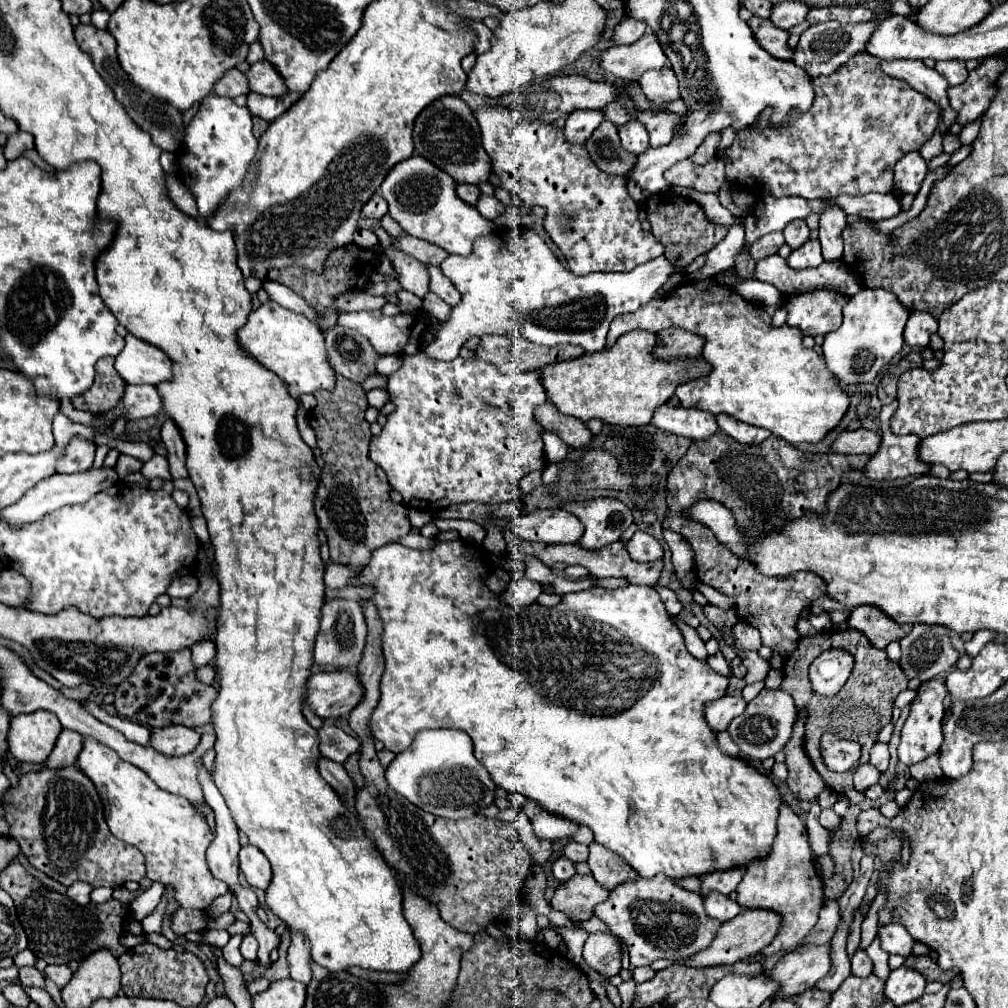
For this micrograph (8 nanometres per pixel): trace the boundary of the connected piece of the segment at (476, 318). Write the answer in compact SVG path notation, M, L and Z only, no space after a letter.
M534 230L506 238L500 234L478 238L470 256L446 256L440 268L458 288L462 300L452 308L450 320L442 322L434 342L422 348L428 358L436 360L454 360L468 338L484 334L520 336L544 346L576 344L586 352L598 352L606 346L612 318L648 304L674 272L672 264L660 256L636 266L632 272L576 276Z

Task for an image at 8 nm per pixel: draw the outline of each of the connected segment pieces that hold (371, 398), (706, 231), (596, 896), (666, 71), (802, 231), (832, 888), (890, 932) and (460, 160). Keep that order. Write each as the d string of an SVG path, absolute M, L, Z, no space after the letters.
M376 388L376 390L370 390L368 392L368 404L374 406L374 408L378 408L378 410L384 406L386 400L388 400L388 392L386 390L378 390Z
M662 192L662 194L652 194L646 202L644 202L644 212L646 218L652 224L652 234L656 234L654 238L658 242L662 242L662 246L666 248L664 256L676 266L678 272L684 272L684 268L700 254L712 250L720 240L724 240L724 236L728 234L726 226L714 224L708 220L704 208L700 204L696 204L690 198L678 196L674 192Z
M576 874L568 882L560 884L550 906L572 920L590 920L594 916L594 906L606 898L608 892L592 876Z
M664 66L660 70L648 70L638 80L638 84L648 98L652 112L664 112L670 102L680 98L680 84L676 80L676 72L672 72L670 66Z
M796 220L796 222L790 222L786 228L784 228L784 238L786 238L786 244L794 250L794 248L800 248L808 238L810 238L810 228L806 226L804 220Z
M834 876L834 878L830 878L828 882L824 882L824 890L826 890L826 892L834 892L834 898L838 898L840 892L846 890L846 884L842 882L840 876Z
M900 924L878 926L878 938L880 938L882 950L886 950L888 954L900 954L904 958L912 952L912 946L914 946L914 938Z
M442 96L420 112L414 124L414 146L420 156L448 172L458 184L482 184L492 174L492 162L482 148L480 128L468 104L460 96Z

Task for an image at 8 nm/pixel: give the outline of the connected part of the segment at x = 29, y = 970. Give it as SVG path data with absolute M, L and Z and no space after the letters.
M18 966L20 982L26 986L40 986L44 988L44 974L38 972L34 966Z

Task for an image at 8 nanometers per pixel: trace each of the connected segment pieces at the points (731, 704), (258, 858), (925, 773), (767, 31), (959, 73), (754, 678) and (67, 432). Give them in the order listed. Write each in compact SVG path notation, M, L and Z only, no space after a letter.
M726 694L720 700L708 702L708 706L704 710L706 722L714 732L722 732L736 716L740 716L744 712L744 708L746 708L746 702L742 698Z
M242 846L240 850L240 870L244 872L250 886L266 890L272 878L268 858L256 846Z
M932 754L928 758L924 758L924 762L918 762L914 766L910 766L910 776L916 780L936 780L938 778L938 756L940 754Z
M752 16L748 20L748 26L752 28L756 42L768 54L772 54L774 58L780 58L780 60L792 60L792 50L788 50L788 44L786 44L790 34L786 30L780 30L780 28L772 26L770 20L764 20L758 16Z
M936 62L936 72L942 74L950 86L958 86L968 78L964 62Z
M734 648L736 654L742 658L742 664L748 668L748 674L744 678L746 684L754 684L754 682L760 682L766 678L768 670L770 670L770 664L766 660L762 660L758 656L758 652L750 652L750 650L740 650L740 648Z
M58 412L54 416L54 438L56 438L56 446L54 448L62 448L64 442L68 442L72 436L82 436L82 438L94 438L94 432L90 426L82 426L78 422L72 422L68 416L64 416L62 412Z

